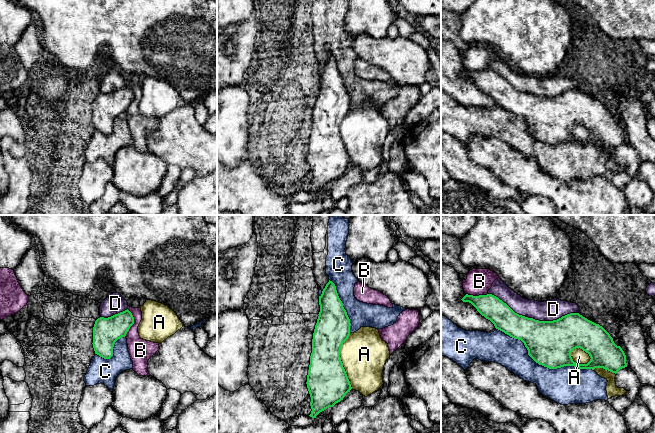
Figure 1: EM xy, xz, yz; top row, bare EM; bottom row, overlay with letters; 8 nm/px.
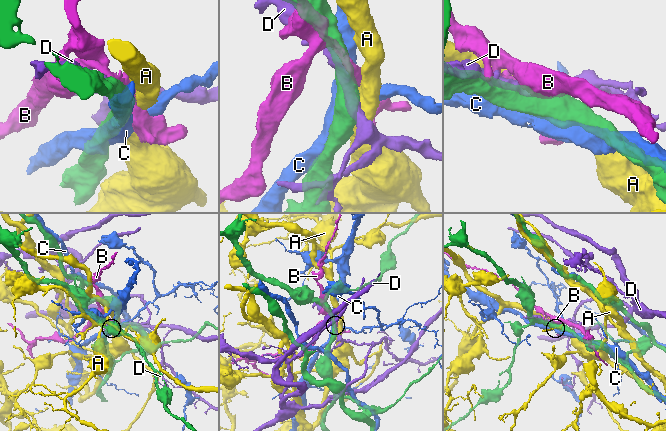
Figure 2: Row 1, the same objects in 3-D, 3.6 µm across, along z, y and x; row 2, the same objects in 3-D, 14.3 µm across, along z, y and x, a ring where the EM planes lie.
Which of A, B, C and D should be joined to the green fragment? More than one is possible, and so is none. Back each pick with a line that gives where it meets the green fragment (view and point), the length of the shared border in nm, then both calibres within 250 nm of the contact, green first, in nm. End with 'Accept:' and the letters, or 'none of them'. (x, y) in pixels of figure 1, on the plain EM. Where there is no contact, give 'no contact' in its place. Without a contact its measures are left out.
C: meets green in yz at (542, 141); contact 850 nm long; 360 nm thick on the green side, 300 nm on the other
Accept: C

